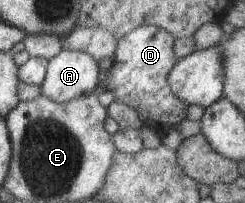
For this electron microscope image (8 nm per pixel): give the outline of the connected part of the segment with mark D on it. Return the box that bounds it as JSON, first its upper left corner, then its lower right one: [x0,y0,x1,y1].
[98,24,188,136]

